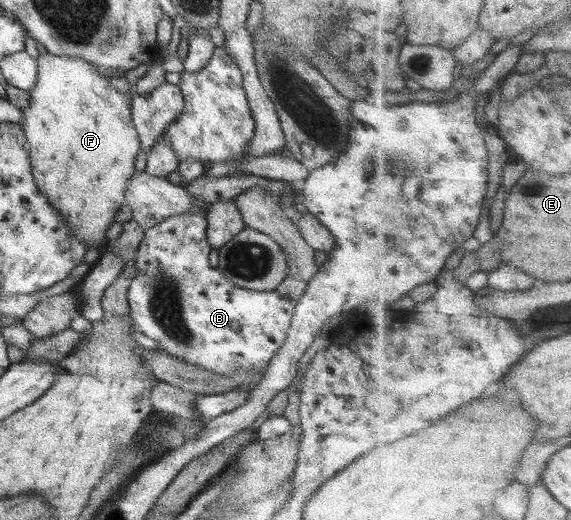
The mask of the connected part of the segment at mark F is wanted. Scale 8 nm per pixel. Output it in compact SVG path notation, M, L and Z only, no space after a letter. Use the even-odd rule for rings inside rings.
M39 54L37 82L29 90L29 106L23 108L22 129L27 139L31 171L41 195L62 215L70 234L80 239L89 249L105 249L109 226L124 205L124 190L129 178L136 172L135 160L139 154L140 138L133 126L131 109L126 96L111 83L111 77L100 74L103 68L81 58Z

